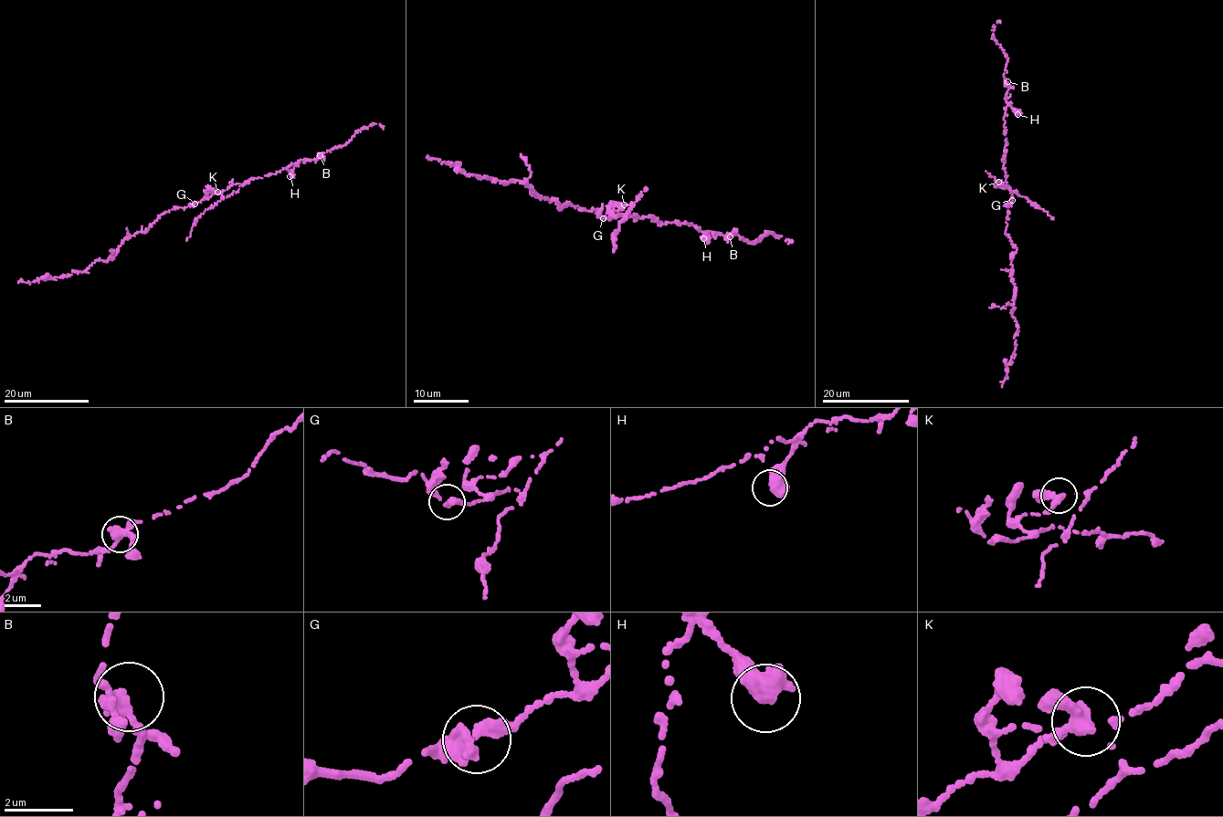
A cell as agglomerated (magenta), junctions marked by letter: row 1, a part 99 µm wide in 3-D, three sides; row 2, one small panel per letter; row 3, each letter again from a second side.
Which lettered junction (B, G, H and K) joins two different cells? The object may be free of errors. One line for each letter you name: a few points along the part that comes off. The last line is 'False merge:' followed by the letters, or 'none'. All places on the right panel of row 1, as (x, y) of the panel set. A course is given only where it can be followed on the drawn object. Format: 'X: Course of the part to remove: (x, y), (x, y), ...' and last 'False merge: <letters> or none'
K: Course of the part to remove: (999, 183), (1035, 204), (1054, 219)
False merge: K

